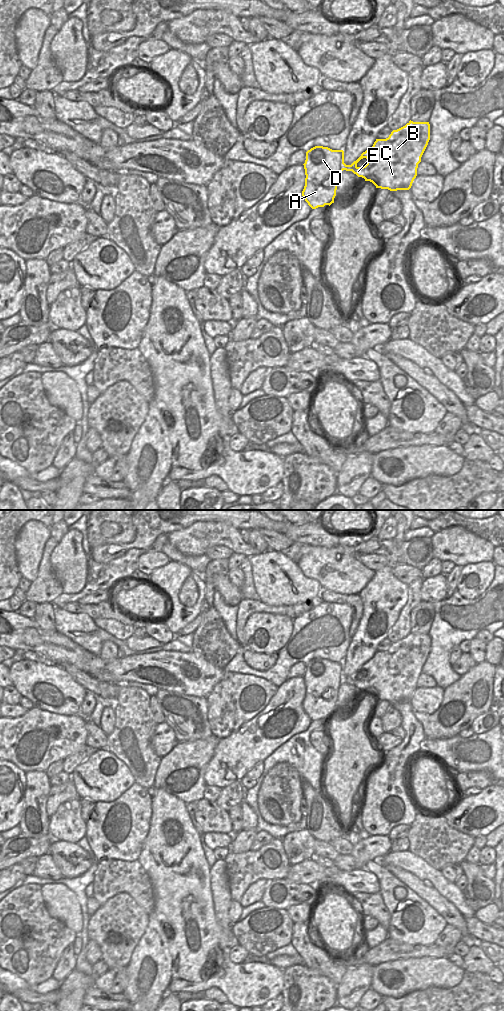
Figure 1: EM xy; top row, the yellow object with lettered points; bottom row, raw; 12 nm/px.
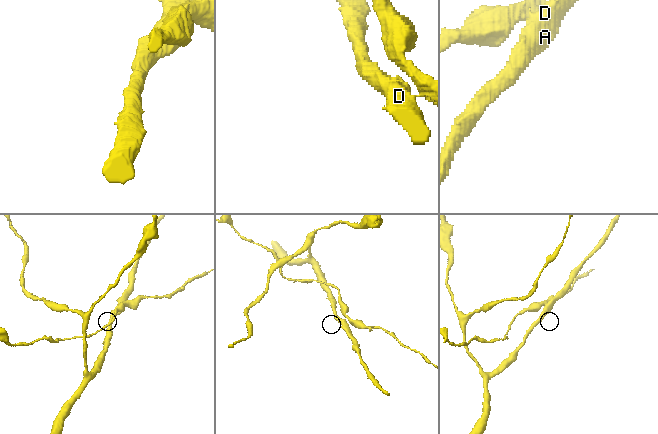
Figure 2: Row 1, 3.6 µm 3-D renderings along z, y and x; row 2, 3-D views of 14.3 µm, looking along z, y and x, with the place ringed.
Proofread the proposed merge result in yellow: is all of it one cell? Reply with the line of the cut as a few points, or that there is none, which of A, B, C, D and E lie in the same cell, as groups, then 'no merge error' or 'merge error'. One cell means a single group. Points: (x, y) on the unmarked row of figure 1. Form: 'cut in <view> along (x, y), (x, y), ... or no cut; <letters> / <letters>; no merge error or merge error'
cut in xy along (345, 677), (346, 681); A D / B C E; merge error

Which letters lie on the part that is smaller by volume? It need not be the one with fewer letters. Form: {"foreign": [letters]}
{"foreign": ["B", "C", "E"]}

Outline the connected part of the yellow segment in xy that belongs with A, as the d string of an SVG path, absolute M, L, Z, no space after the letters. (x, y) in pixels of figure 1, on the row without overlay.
M315 658L306 664L302 708L312 721L334 715L338 688L346 682L344 663Z

